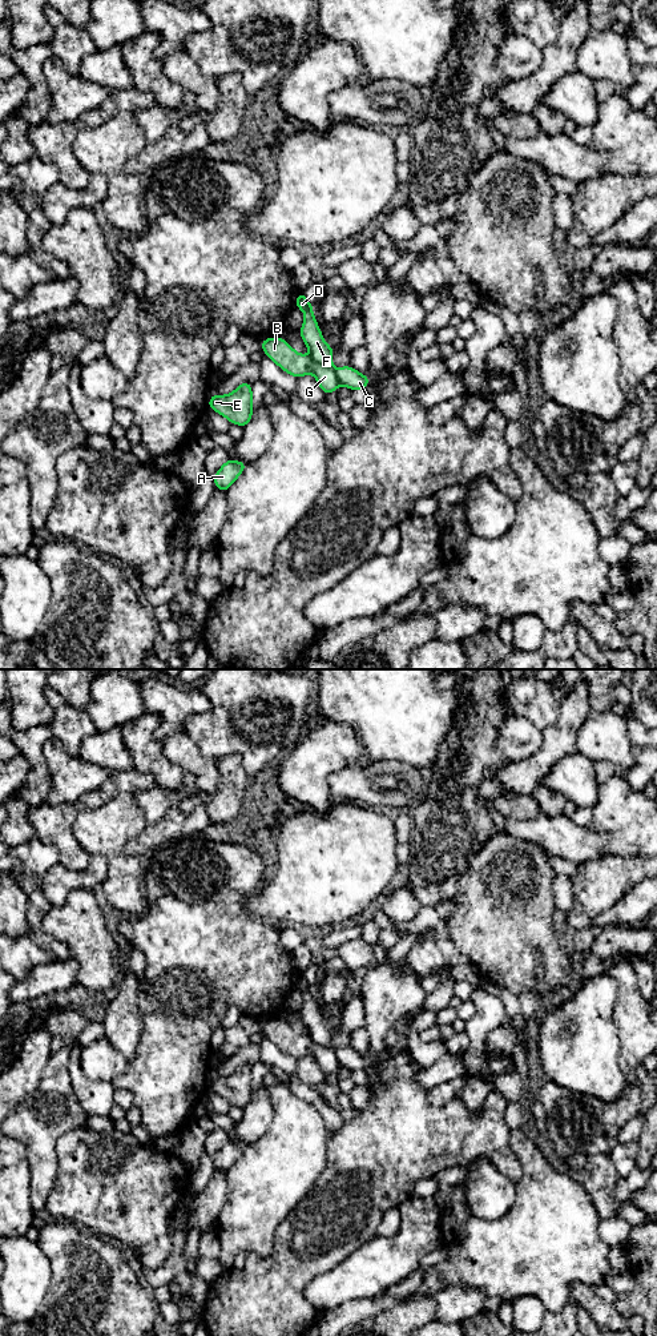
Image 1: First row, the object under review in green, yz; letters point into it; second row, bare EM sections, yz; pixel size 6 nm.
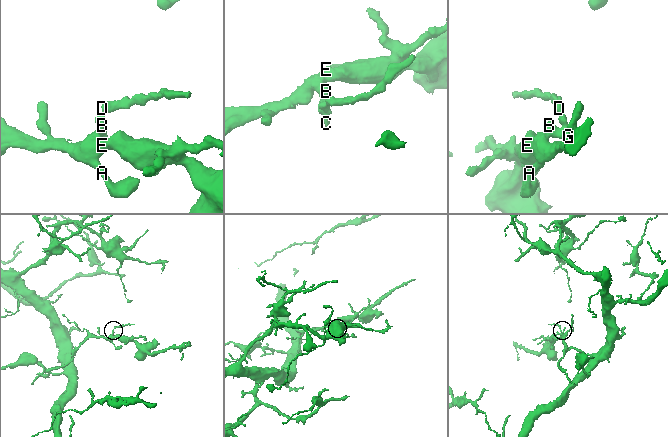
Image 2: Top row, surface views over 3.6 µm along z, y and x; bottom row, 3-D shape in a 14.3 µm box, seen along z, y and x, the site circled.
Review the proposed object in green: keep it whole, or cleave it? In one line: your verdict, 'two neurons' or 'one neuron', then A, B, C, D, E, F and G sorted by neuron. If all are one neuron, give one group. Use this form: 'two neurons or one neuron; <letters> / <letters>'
two neurons; A B E G / C D F

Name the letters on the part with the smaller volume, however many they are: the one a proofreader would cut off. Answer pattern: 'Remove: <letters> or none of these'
Remove: C, D, F

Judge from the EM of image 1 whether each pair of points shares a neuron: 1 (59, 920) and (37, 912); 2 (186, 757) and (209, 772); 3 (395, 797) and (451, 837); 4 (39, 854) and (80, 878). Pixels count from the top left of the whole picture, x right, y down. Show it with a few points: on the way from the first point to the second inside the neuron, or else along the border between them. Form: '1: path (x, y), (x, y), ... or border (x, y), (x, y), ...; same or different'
1: border (51, 906), (43, 920), (43, 929), (55, 938); different
2: path (192, 760), (204, 769); same
3: border (427, 787), (424, 799), (411, 811); different
4: path (49, 865), (63, 878), (69, 878); same

